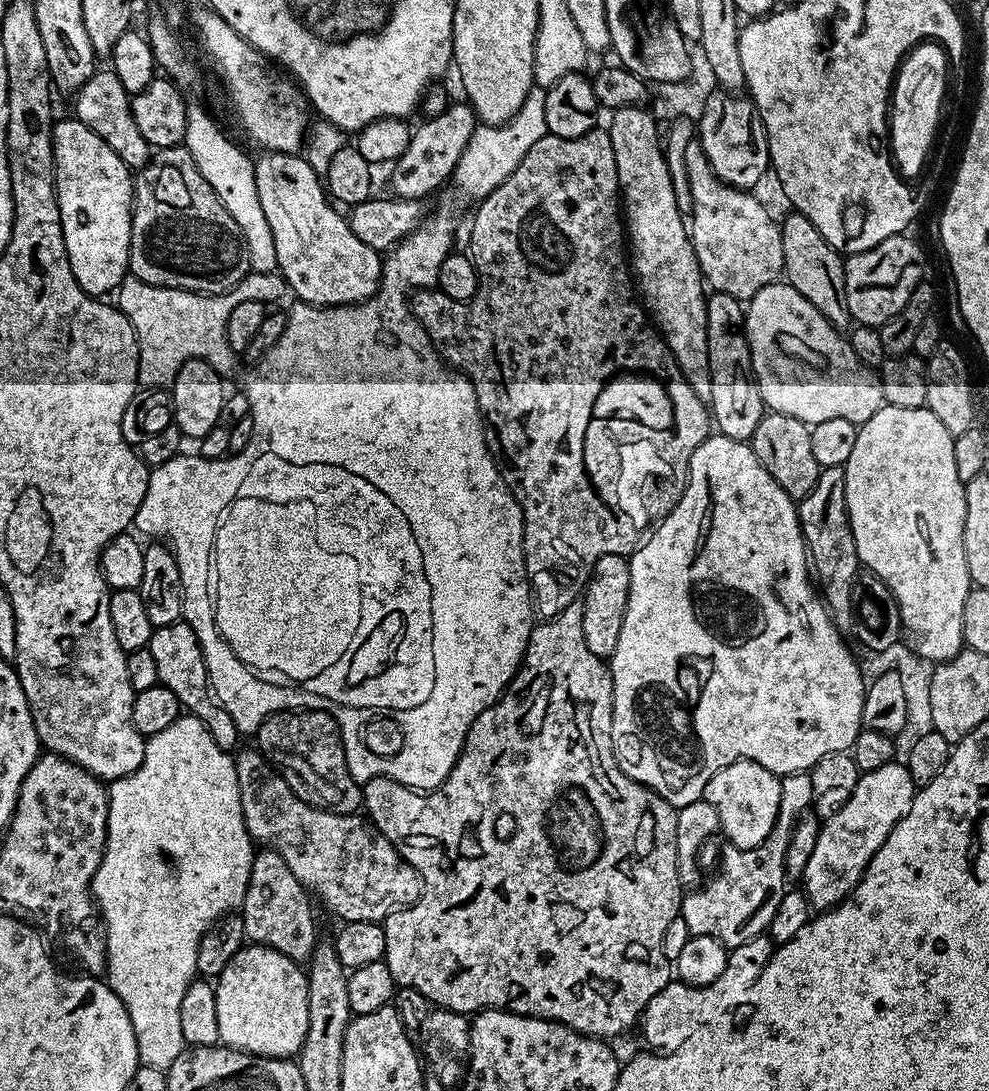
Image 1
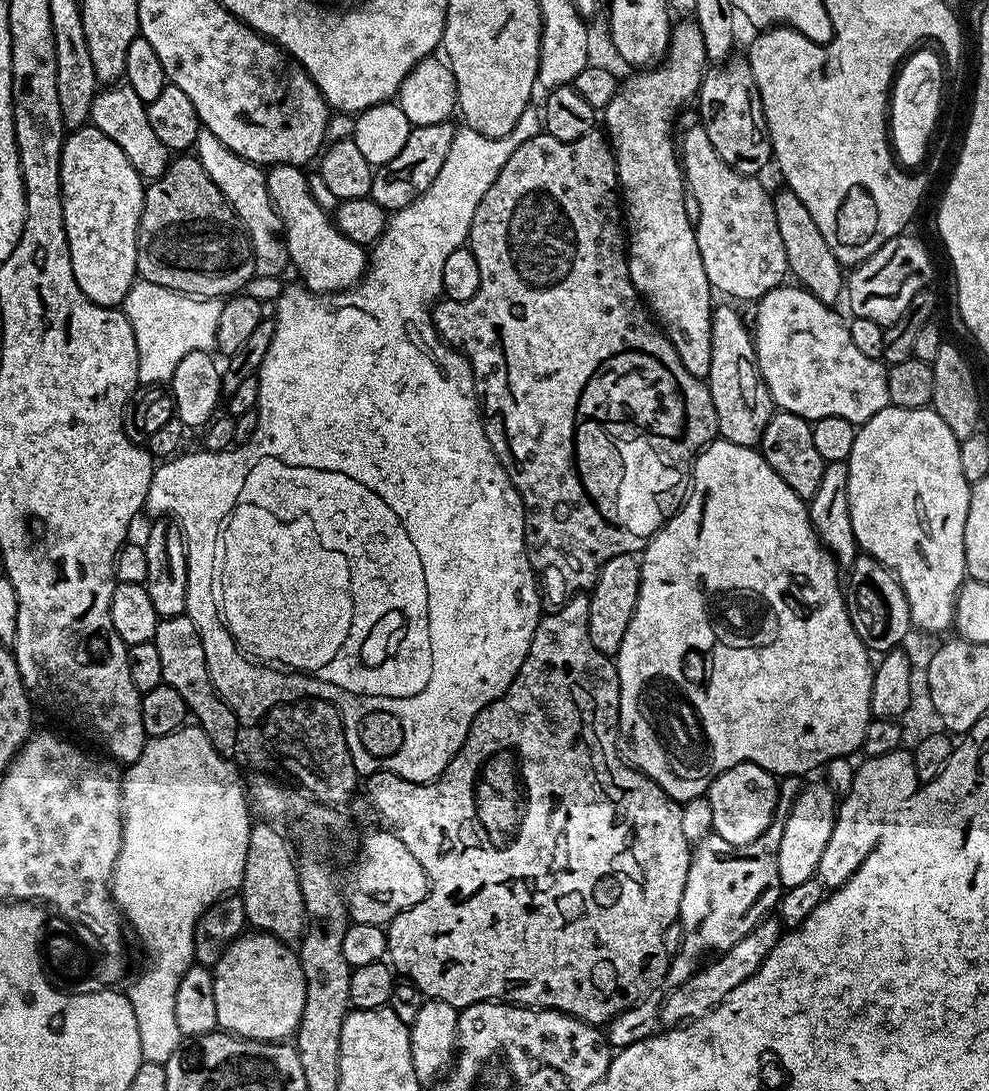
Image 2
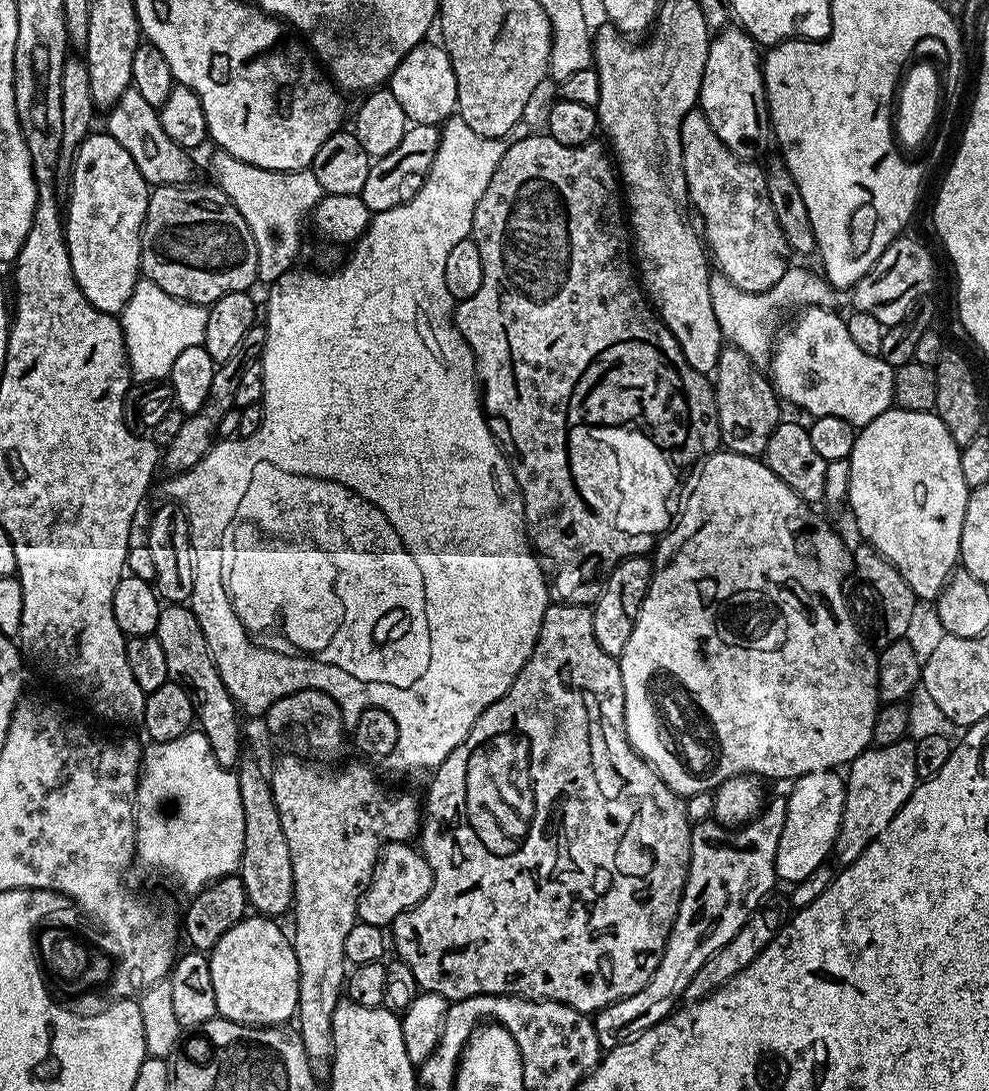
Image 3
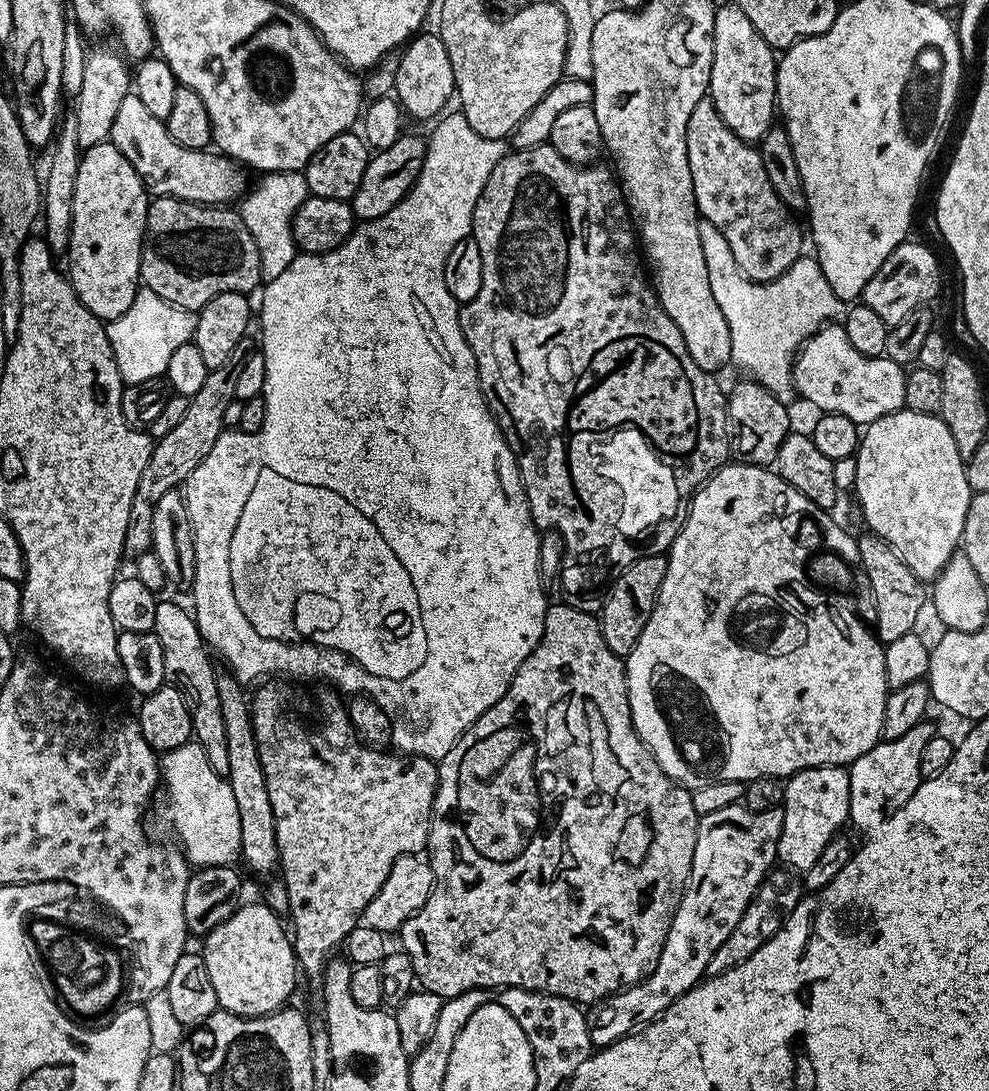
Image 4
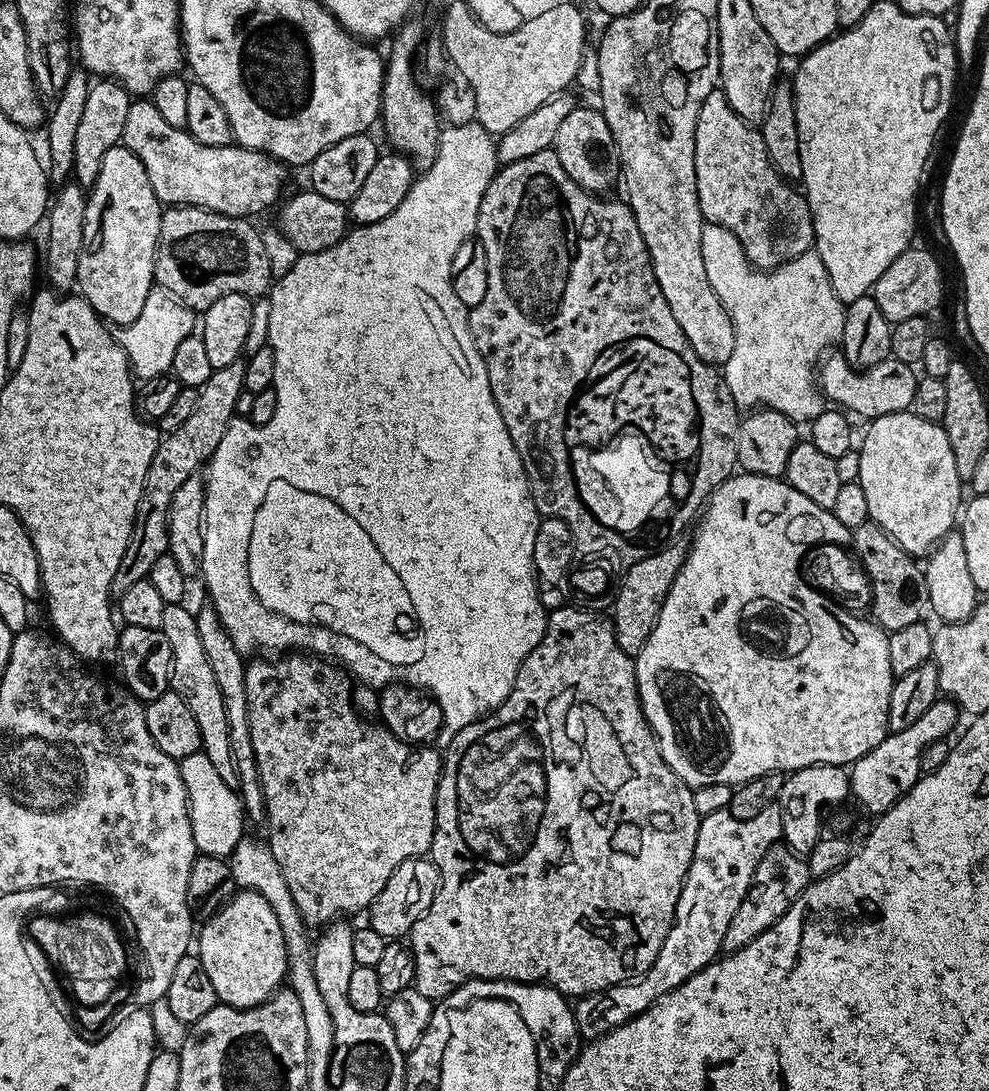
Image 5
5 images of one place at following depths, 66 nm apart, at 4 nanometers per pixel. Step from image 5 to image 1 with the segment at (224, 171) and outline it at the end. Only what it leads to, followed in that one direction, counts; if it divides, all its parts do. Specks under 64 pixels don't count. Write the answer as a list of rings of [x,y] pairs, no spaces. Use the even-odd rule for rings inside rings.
[[[111,70],[95,72],[90,82],[86,82],[86,86],[82,86],[82,90],[76,93],[74,103],[76,103],[75,119],[90,126],[90,130],[94,130],[94,134],[98,134],[98,138],[102,138],[102,142],[106,142],[106,146],[110,146],[110,150],[114,150],[114,154],[118,154],[118,158],[122,158],[122,162],[127,164],[129,169],[139,170],[148,163],[150,145],[142,138],[138,122],[134,122],[130,93],[124,89],[122,82],[118,82],[115,72]]]

